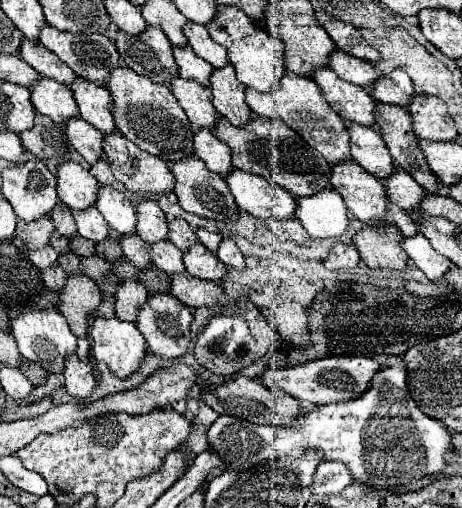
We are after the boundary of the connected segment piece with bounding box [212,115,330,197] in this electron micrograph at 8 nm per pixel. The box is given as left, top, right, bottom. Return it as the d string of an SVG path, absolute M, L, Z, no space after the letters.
M218 117L212 133L228 143L232 149L232 165L236 169L256 173L270 183L290 191L294 197L312 195L312 191L326 189L330 185L330 163L318 155L318 151L310 149L308 143L282 121L264 119L264 117L250 117L250 121L242 127L234 127L224 117Z

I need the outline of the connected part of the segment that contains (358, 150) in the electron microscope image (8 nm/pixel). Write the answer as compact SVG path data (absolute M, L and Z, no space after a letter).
M348 123L346 129L350 133L352 159L378 179L392 175L392 159L380 133L374 127L364 127L358 123Z

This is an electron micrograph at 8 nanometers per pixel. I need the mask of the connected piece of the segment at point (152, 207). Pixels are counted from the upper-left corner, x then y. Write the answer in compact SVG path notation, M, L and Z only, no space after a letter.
M144 199L136 205L136 233L148 243L166 239L166 217L154 199Z

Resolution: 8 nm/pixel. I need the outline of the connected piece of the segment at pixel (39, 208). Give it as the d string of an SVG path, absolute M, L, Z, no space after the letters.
M38 159L2 171L2 195L24 221L48 215L58 203L56 179Z

